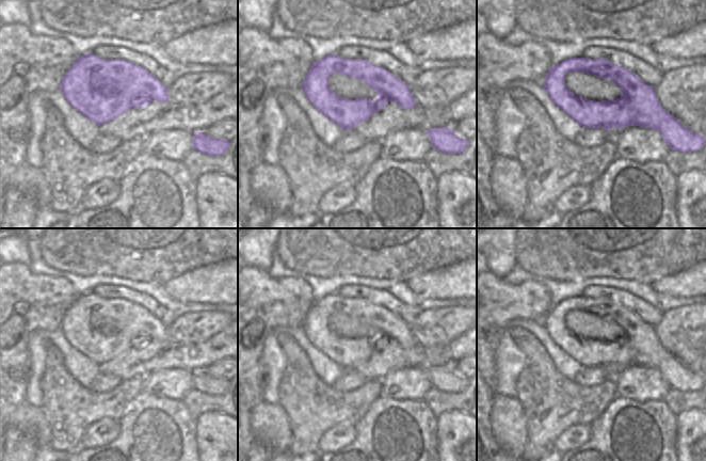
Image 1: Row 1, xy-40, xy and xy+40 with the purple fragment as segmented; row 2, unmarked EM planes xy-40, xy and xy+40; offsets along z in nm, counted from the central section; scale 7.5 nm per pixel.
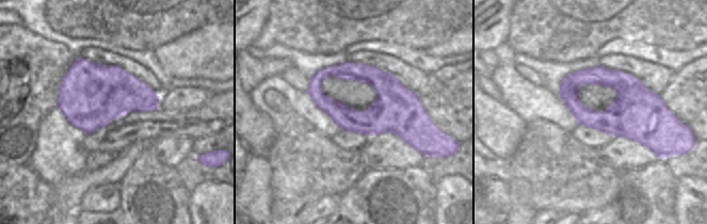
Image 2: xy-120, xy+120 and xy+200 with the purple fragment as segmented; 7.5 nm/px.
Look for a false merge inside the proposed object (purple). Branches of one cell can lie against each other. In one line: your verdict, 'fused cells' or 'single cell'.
single cell

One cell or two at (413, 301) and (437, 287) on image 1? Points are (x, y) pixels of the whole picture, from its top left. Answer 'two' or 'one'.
two

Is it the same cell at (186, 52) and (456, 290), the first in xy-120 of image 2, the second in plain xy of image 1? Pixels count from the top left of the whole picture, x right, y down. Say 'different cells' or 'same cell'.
same cell

